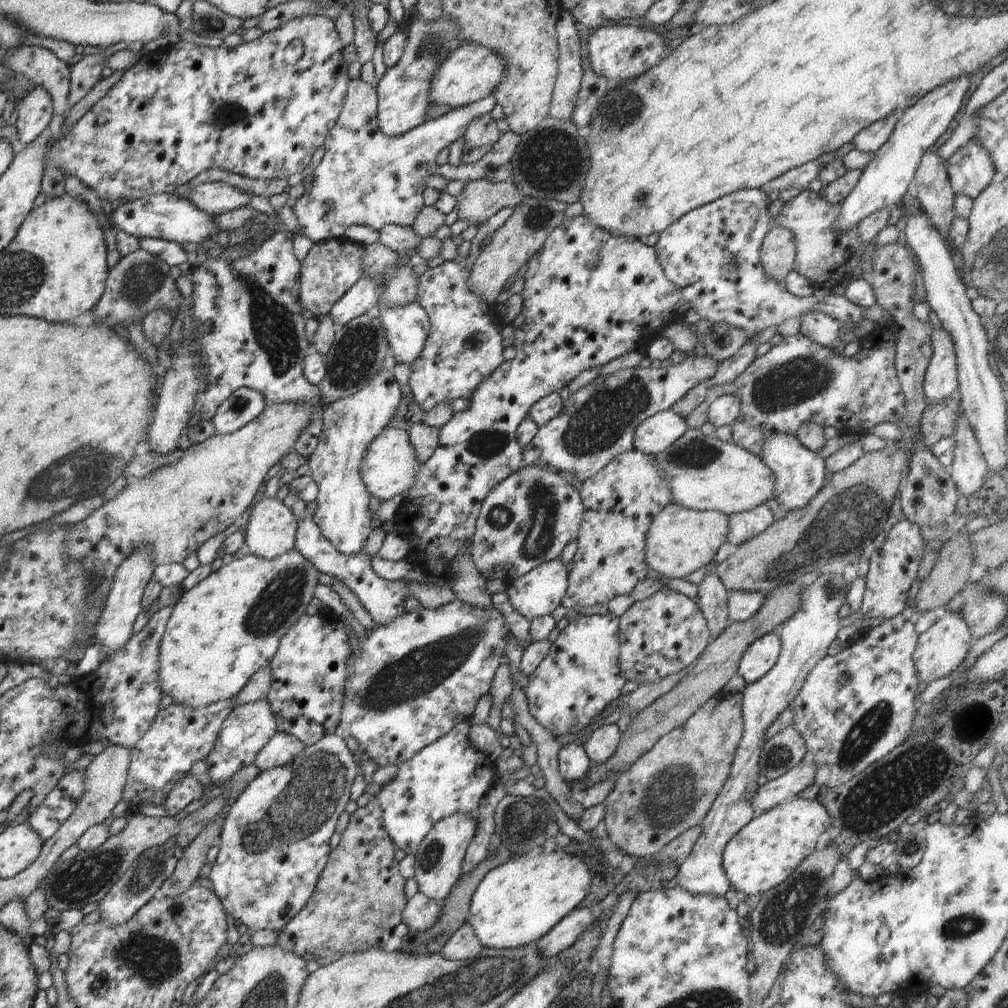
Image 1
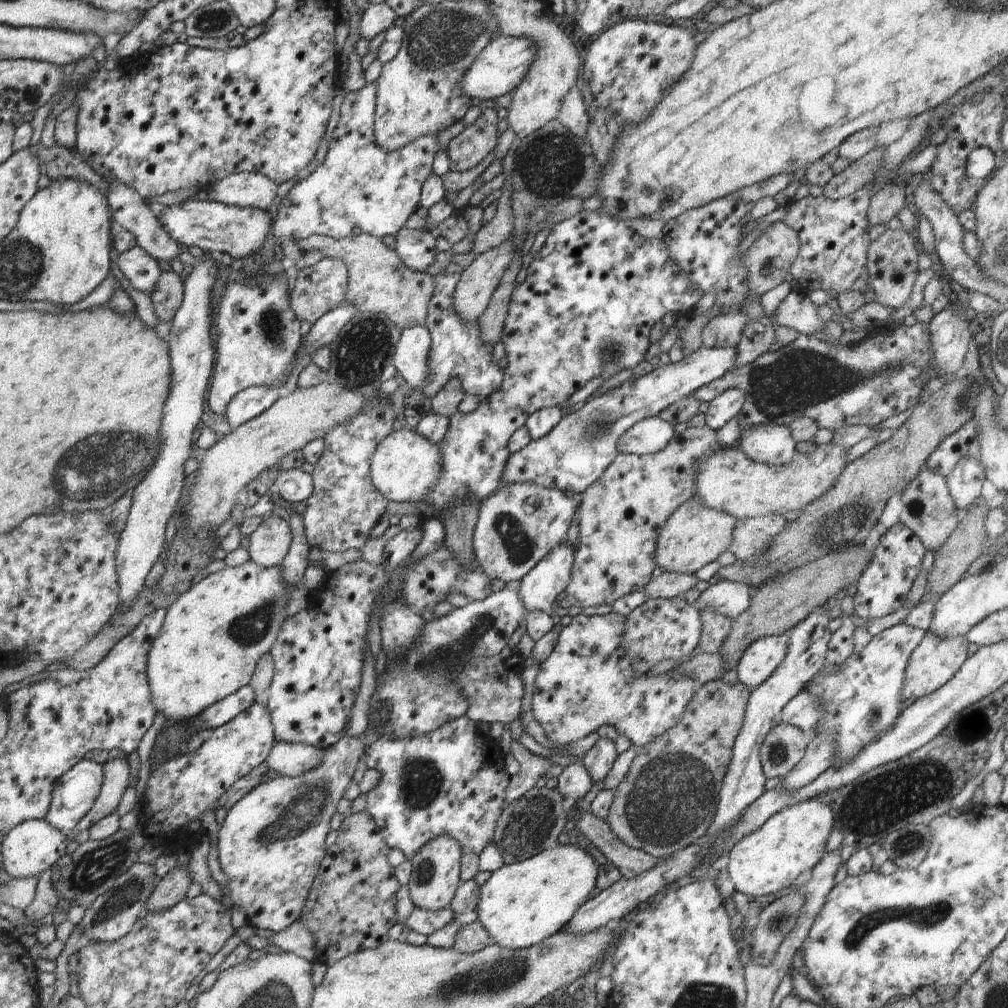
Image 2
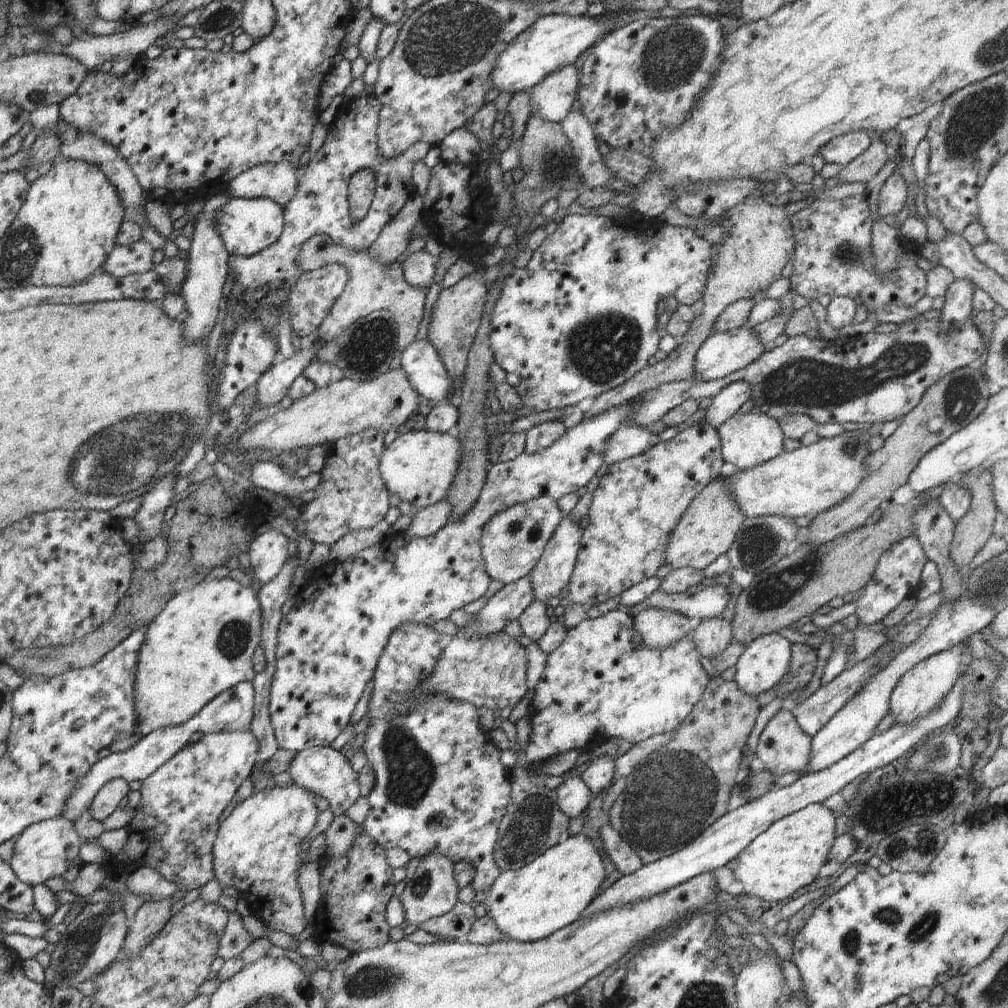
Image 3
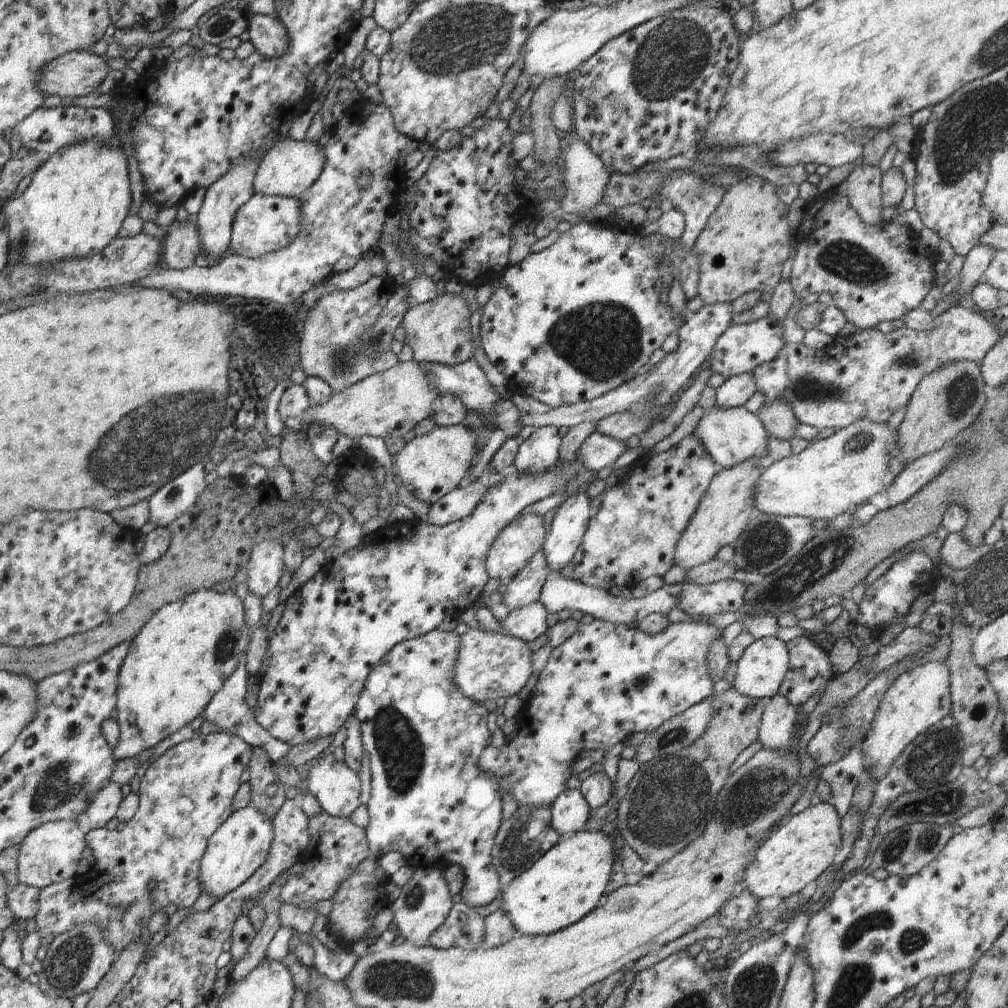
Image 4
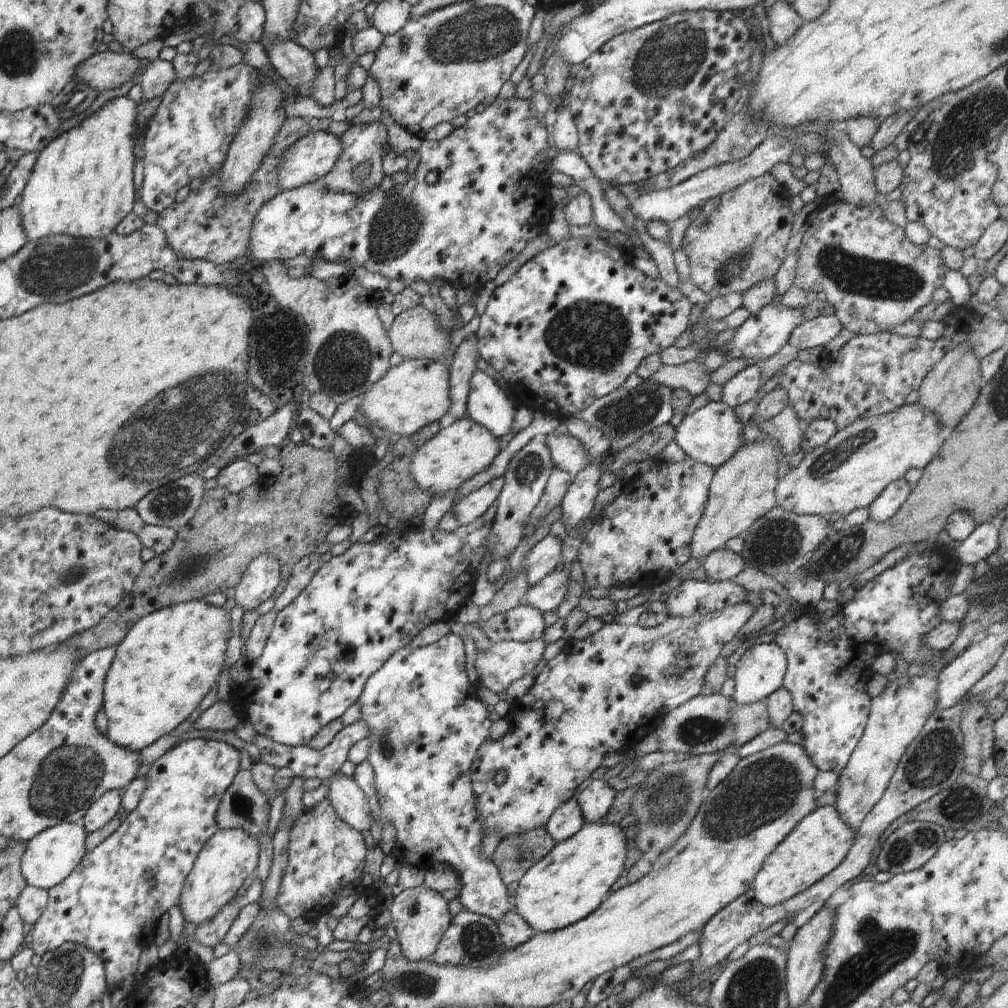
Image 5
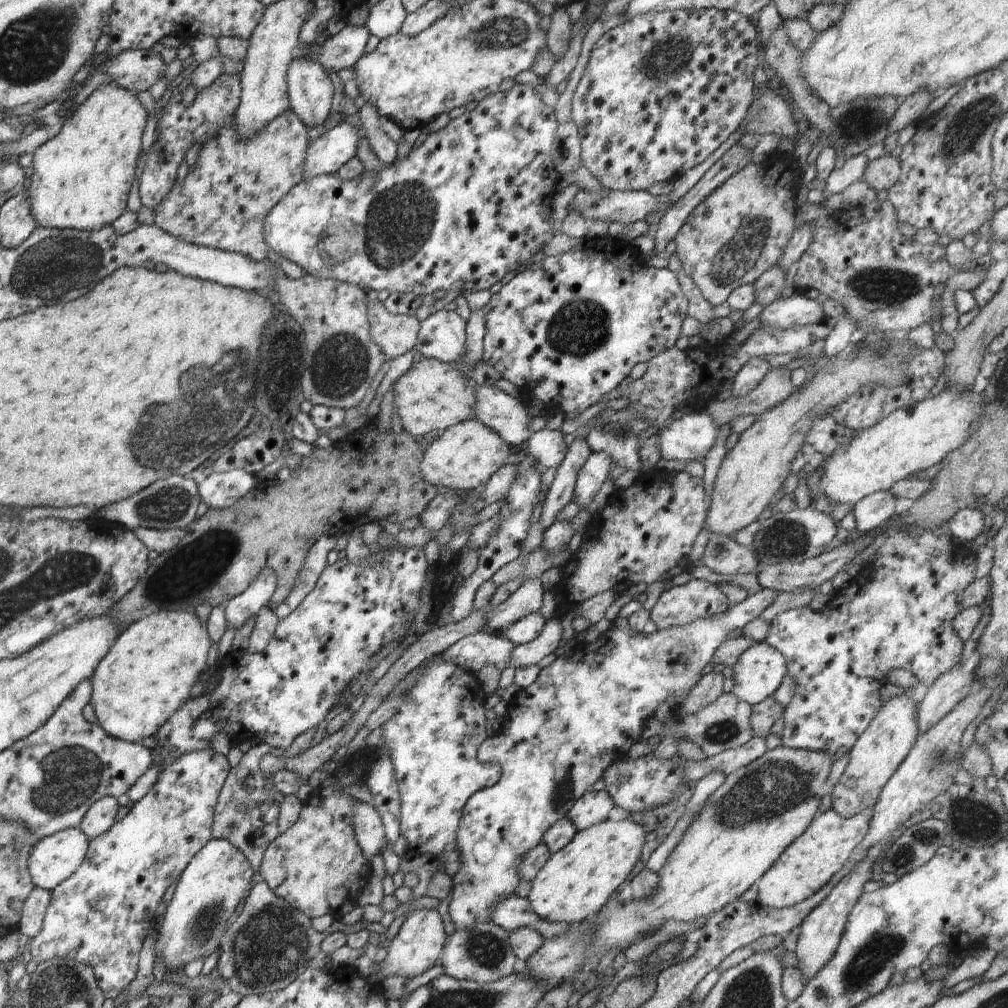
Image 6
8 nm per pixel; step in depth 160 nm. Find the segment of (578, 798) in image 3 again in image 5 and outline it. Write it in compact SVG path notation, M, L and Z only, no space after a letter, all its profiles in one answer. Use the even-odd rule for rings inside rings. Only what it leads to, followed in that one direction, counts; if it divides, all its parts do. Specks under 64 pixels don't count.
M572 797L552 813L544 827L554 842L559 843L574 836L585 823L580 805Z

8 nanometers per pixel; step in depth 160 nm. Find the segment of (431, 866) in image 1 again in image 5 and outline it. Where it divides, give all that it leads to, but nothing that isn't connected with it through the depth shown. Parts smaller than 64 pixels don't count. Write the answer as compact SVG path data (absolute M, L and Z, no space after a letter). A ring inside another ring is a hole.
M423 884L413 889L404 889L393 898L389 908L391 914L389 925L397 932L396 940L404 958L416 962L430 960L453 919L448 911L448 903L438 892L430 890Z

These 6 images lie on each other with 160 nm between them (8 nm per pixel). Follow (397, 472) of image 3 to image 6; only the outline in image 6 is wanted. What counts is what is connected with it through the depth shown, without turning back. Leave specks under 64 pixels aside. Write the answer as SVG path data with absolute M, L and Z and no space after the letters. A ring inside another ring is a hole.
M470 419L451 426L440 433L438 440L423 453L419 464L419 473L430 484L446 486L446 488L467 491L481 489L490 477L507 463L509 451L513 448L500 438L493 430L484 426L480 421Z

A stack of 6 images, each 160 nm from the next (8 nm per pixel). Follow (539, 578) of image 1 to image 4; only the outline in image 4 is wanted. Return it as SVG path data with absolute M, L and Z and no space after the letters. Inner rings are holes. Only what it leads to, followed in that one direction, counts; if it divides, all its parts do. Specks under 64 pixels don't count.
M587 492L572 494L558 507L542 548L552 574L554 570L560 572L571 562L590 519L590 498Z

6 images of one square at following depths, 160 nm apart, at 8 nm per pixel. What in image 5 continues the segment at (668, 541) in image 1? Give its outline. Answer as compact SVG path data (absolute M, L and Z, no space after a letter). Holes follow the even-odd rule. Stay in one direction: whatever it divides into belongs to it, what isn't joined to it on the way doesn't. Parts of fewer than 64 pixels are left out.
M766 435L764 438L756 439L751 443L743 443L742 446L726 461L724 464L721 464L717 469L715 469L715 473L713 474L711 485L708 493L708 500L706 501L706 506L704 509L704 514L700 519L700 522L696 525L692 540L691 540L691 556L694 558L698 558L699 562L702 562L705 556L708 556L712 551L716 549L722 549L725 544L734 537L740 537L751 524L754 524L759 518L762 518L767 512L770 512L770 509L773 509L777 506L775 490L778 480L777 471L781 466L781 446L777 443L775 438L772 438L770 435Z

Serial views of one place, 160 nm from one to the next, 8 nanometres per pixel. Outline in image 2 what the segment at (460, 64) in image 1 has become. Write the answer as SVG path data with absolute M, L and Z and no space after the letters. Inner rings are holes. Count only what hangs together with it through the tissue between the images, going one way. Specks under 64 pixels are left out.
M497 36L490 40L488 46L474 56L470 62L470 68L466 74L462 74L462 80L458 82L462 94L468 98L479 98L481 100L498 99L500 96L509 94L526 77L526 70L530 68L534 58L534 48L530 38L514 38L508 36Z

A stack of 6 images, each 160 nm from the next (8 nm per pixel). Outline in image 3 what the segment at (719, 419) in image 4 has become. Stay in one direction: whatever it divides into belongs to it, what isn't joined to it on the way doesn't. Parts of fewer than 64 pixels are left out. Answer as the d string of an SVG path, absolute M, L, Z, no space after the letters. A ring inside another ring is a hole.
M756 410L748 414L734 414L728 422L716 429L720 442L722 442L722 459L733 464L736 469L747 470L768 462L784 452L784 432L775 419L766 414L760 414Z

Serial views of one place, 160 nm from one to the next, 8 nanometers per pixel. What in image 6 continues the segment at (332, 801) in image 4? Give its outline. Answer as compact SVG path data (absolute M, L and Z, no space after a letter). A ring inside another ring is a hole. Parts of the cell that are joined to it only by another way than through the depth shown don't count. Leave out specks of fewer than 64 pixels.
M355 800L354 808L354 834L360 850L370 862L370 858L380 853L385 843L384 825L378 811L370 804Z

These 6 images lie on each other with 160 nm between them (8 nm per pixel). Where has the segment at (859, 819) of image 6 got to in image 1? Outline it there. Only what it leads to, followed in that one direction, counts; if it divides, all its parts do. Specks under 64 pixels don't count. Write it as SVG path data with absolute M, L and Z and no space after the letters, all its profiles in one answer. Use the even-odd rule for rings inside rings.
M798 796L788 798L778 806L756 814L725 846L722 866L731 886L734 886L734 890L738 891L740 895L750 896L765 894L767 890L780 886L788 875L792 874L801 865L801 862L816 850L820 836L831 827L831 822L830 813L821 802Z

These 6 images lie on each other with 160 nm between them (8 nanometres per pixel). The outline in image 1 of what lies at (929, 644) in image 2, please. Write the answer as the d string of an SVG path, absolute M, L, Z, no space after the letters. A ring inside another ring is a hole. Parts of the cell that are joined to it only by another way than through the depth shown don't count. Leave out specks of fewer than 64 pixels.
M948 609L942 620L936 621L936 624L932 628L919 634L913 654L918 680L929 684L930 682L934 682L934 680L938 680L938 678L952 674L952 672L962 665L973 642L974 638L963 617Z

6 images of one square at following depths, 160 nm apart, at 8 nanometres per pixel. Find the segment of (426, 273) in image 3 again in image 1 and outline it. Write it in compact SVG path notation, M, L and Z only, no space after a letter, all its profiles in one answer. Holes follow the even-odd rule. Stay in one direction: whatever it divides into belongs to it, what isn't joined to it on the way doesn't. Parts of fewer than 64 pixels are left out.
M387 224L379 230L382 244L393 250L400 257L412 257L418 253L419 245L424 239L420 238L412 227Z

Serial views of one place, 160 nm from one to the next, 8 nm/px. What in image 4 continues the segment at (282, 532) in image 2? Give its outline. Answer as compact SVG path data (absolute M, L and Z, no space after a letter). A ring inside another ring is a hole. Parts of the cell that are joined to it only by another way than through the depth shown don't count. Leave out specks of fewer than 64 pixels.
M278 541L259 542L252 550L246 568L248 592L264 598L278 587L280 577L284 574L286 550Z

